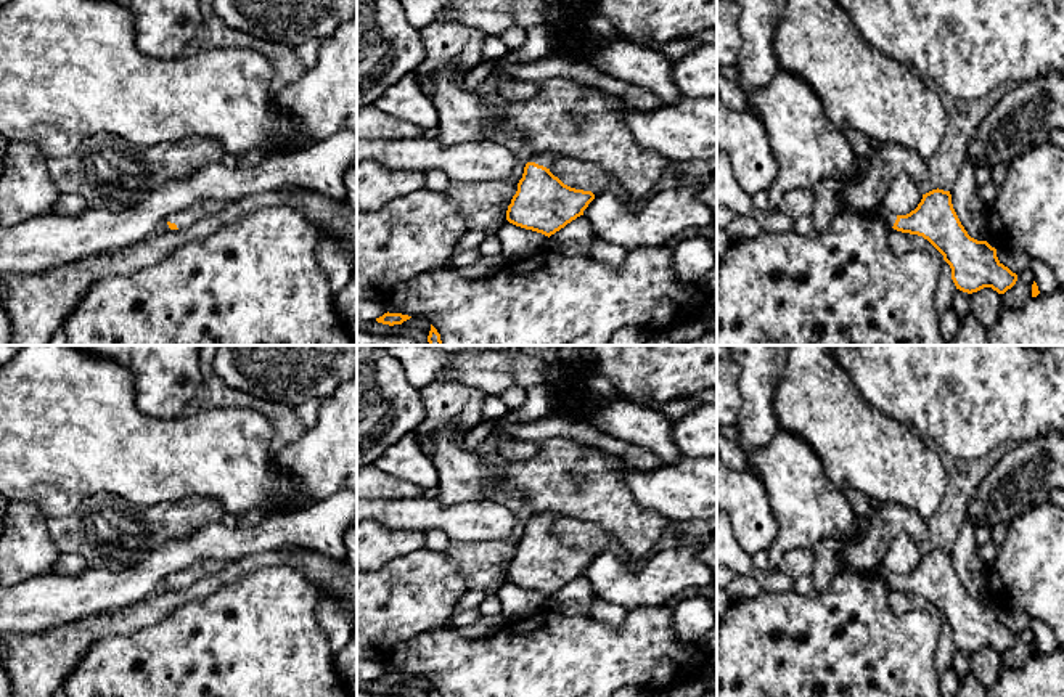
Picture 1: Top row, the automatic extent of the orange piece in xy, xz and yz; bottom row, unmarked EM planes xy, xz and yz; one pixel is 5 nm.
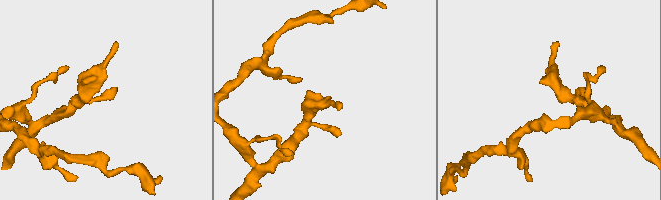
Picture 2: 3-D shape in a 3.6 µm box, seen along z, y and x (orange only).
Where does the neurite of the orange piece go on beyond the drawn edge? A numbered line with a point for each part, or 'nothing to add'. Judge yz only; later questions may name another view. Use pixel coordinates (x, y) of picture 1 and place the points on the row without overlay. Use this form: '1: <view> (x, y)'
1: yz (889, 577)

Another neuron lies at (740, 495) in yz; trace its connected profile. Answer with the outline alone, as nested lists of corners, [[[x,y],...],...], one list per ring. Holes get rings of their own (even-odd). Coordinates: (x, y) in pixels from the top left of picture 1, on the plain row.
[[[718,451],[717,509],[728,516],[735,540],[749,556],[770,549],[778,535],[778,522],[763,483],[751,471],[726,467]]]

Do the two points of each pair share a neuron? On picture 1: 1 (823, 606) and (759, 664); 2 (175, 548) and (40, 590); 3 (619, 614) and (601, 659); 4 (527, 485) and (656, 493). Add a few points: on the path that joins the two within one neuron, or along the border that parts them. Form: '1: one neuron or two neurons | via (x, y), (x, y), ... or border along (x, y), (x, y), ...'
1: one neuron | via (823, 627), (794, 657), (780, 657)
2: one neuron | via (142, 577), (132, 585), (116, 590), (74, 590)
3: two neurons | border along (627, 612), (619, 625), (608, 625), (587, 614)
4: two neurons | border along (617, 456), (632, 497), (662, 514)

